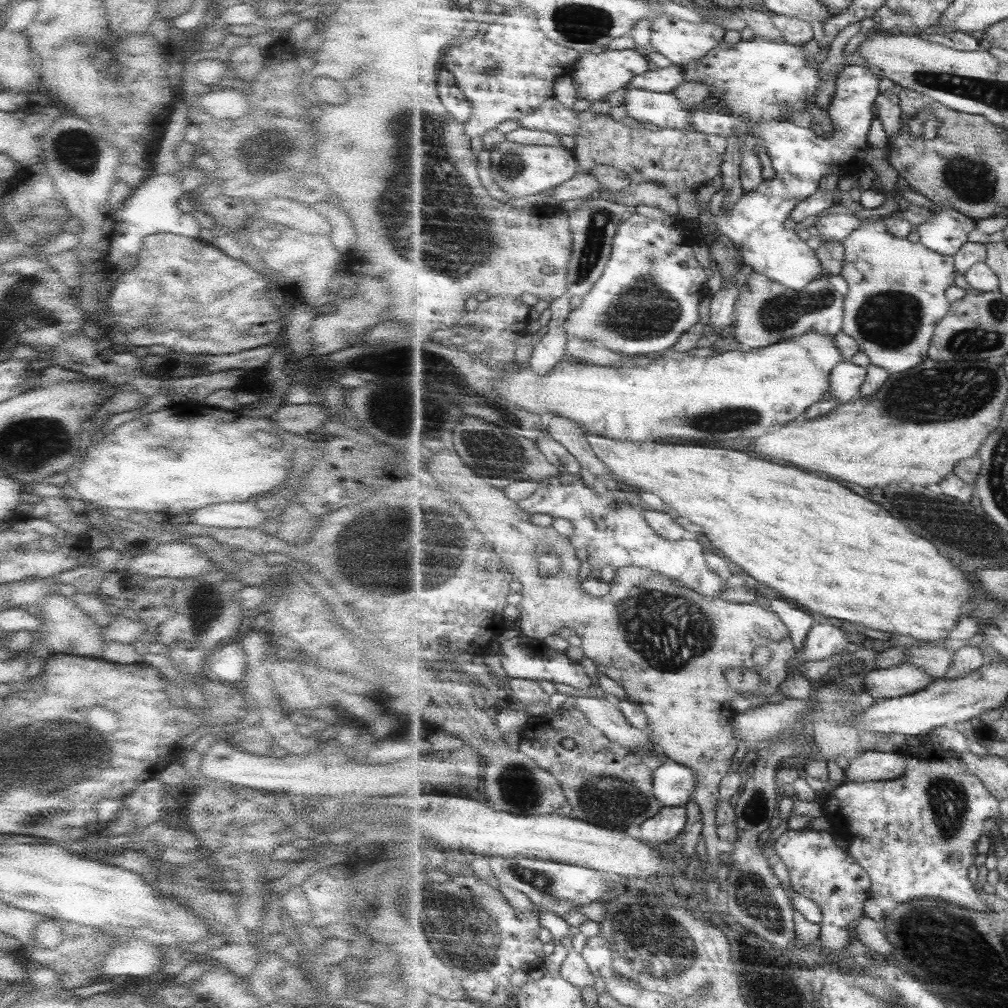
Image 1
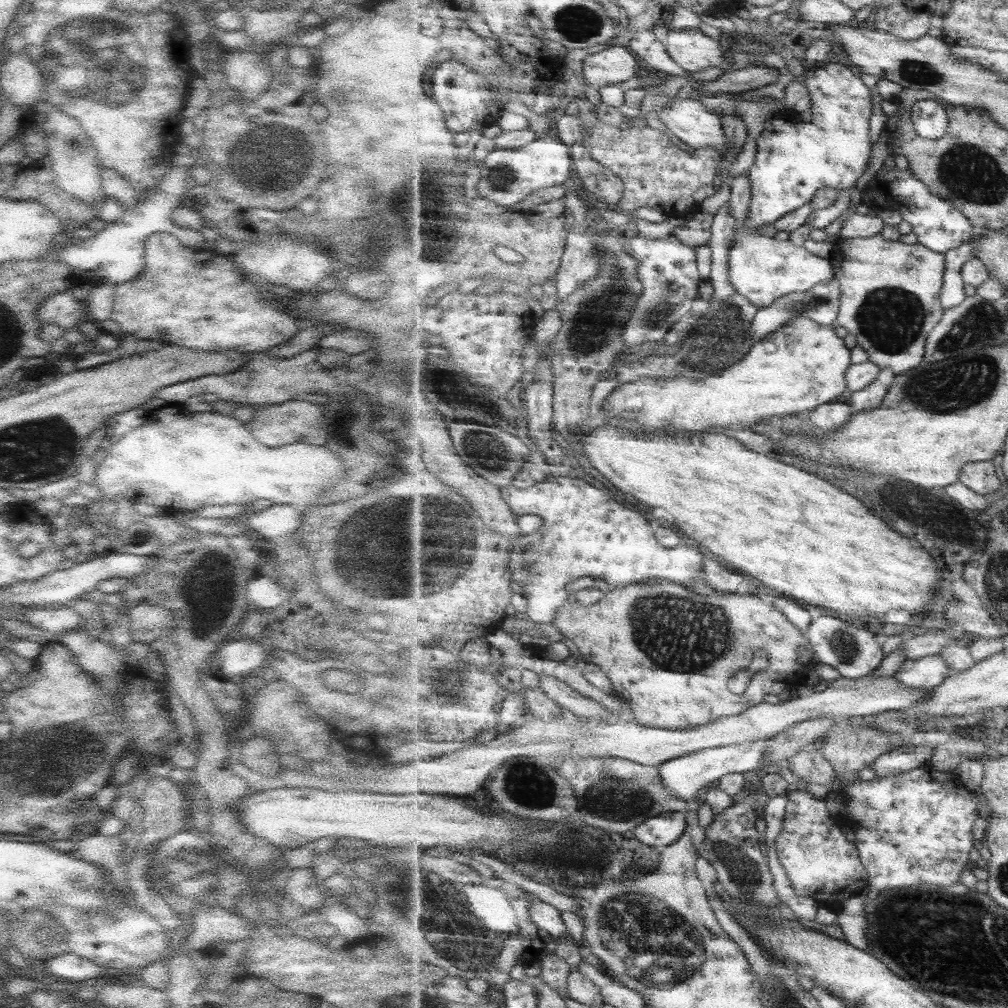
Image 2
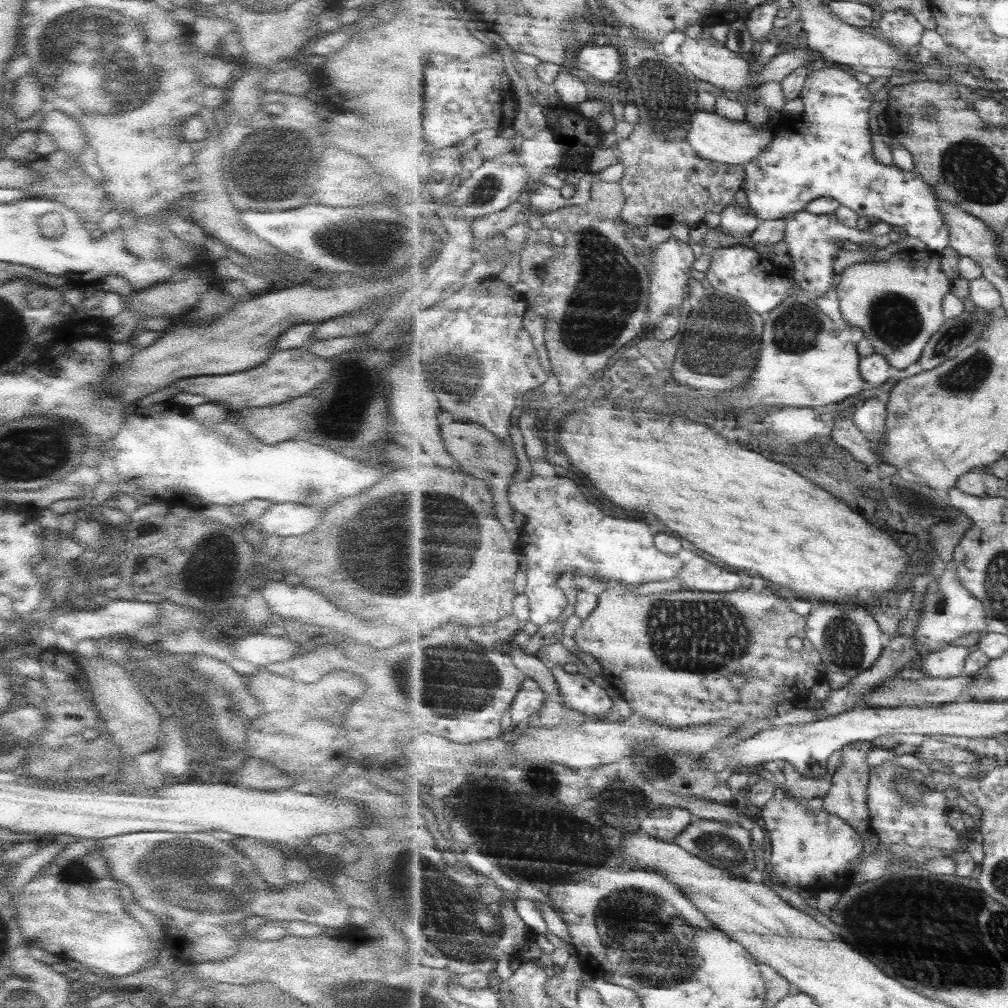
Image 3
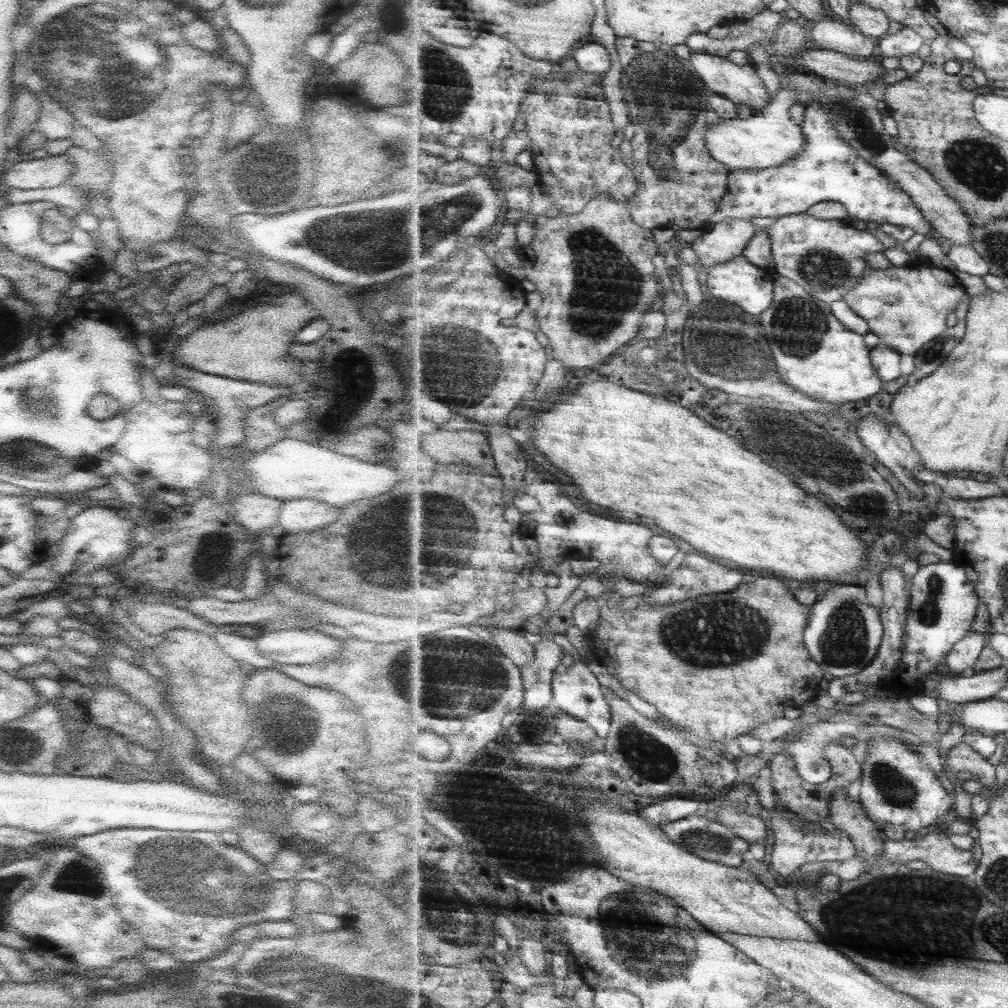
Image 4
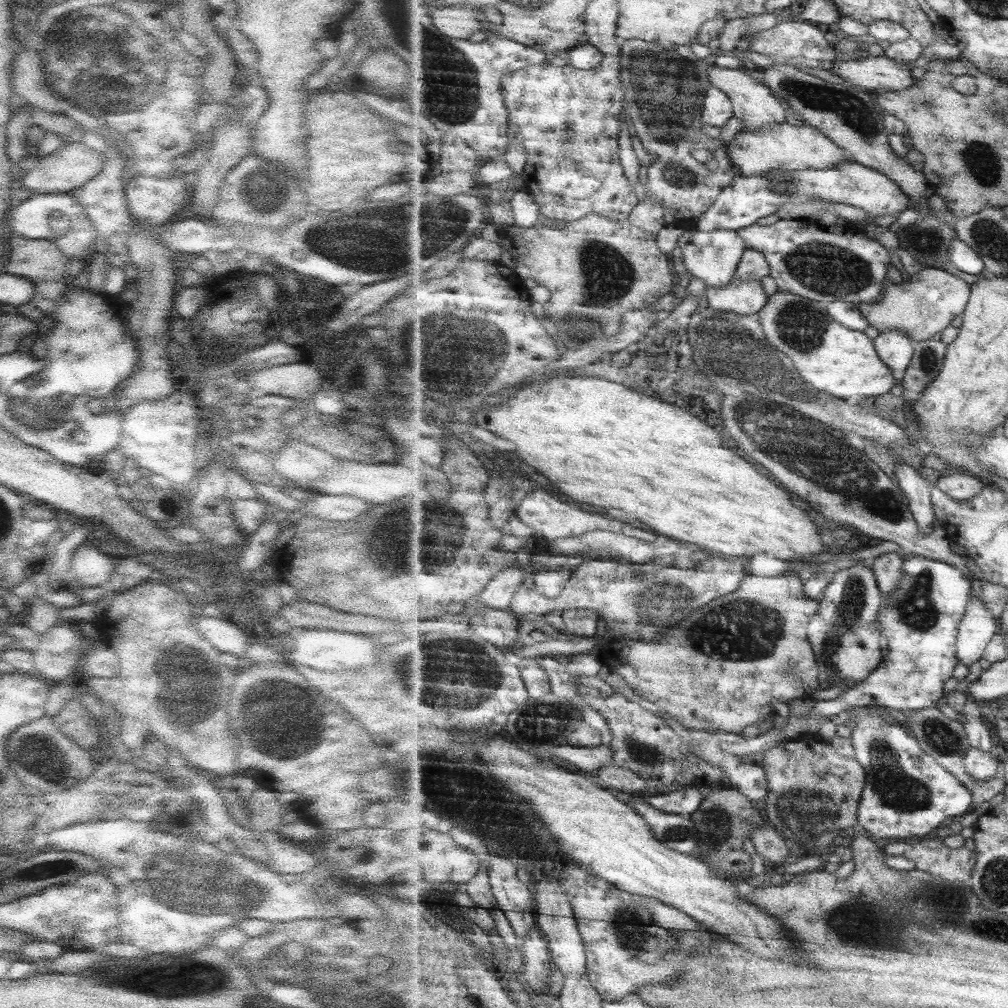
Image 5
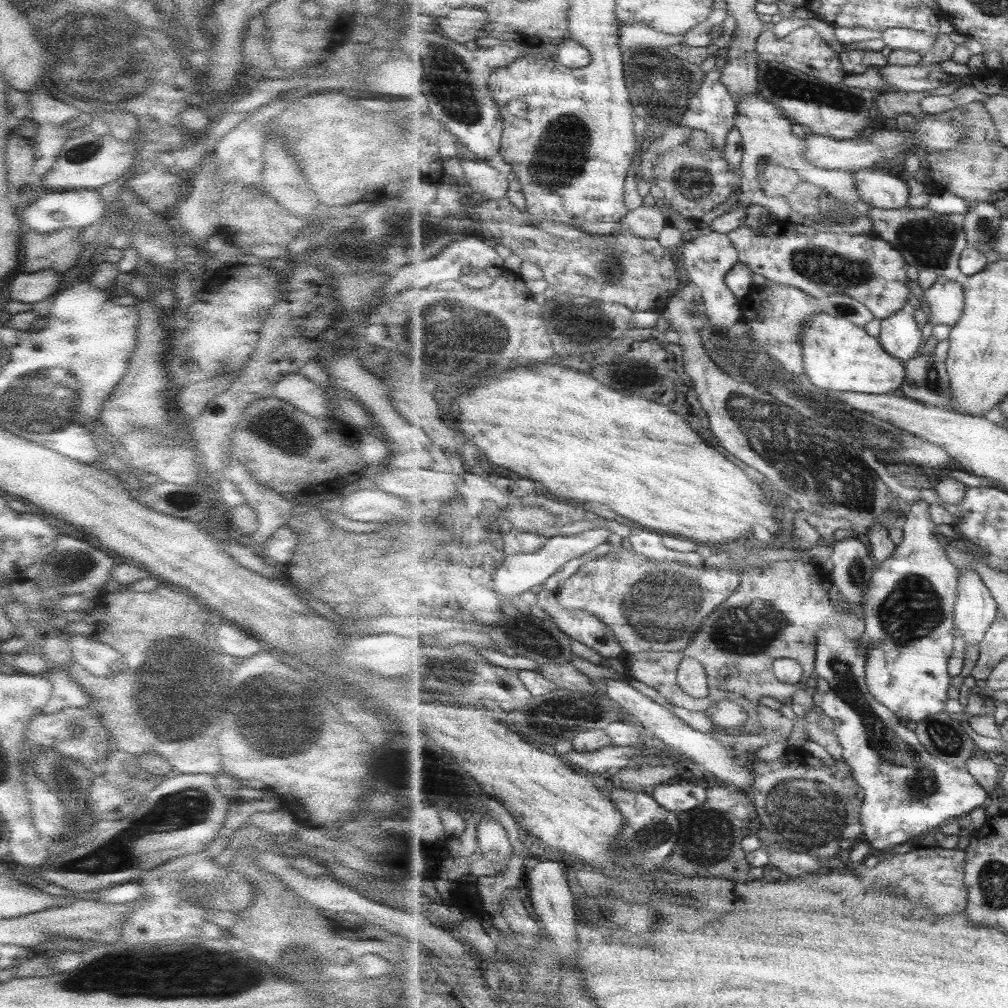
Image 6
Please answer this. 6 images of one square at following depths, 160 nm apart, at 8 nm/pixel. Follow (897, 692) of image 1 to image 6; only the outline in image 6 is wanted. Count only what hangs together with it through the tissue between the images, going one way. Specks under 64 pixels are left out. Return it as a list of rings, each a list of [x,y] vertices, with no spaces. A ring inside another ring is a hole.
[[[961,569],[954,619],[965,647],[980,644],[998,614],[998,602],[981,575],[975,569]]]

